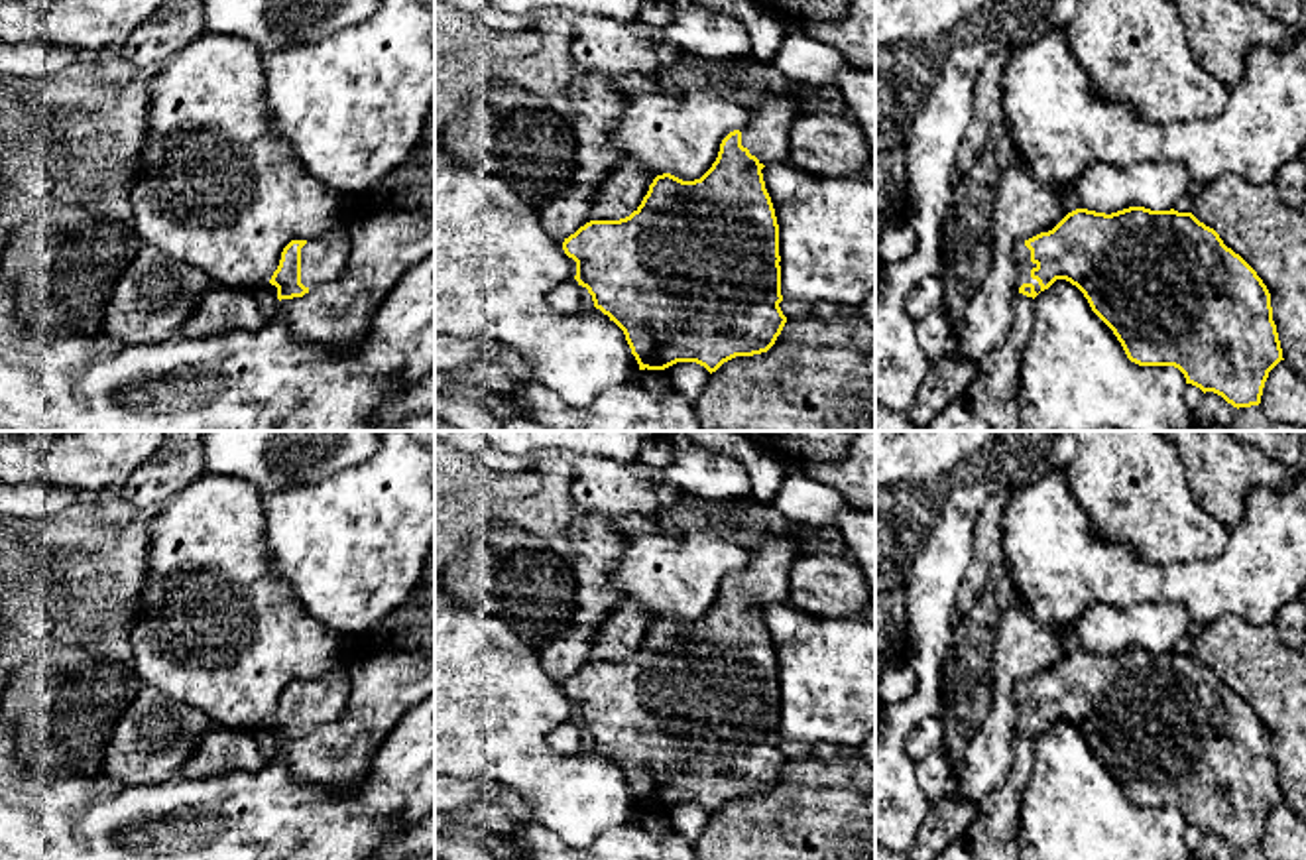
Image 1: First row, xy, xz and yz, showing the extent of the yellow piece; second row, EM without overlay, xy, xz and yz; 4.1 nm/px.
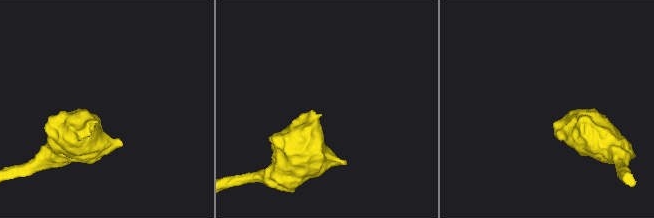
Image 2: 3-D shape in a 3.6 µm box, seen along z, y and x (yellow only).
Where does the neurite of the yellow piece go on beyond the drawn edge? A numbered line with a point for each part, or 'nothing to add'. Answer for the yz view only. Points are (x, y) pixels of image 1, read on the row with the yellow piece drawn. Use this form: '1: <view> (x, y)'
1: yz (1021, 252)

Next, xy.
1: xy (323, 258)

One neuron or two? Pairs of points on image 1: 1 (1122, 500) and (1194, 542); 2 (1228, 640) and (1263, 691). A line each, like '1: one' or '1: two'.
1: one
2: one

